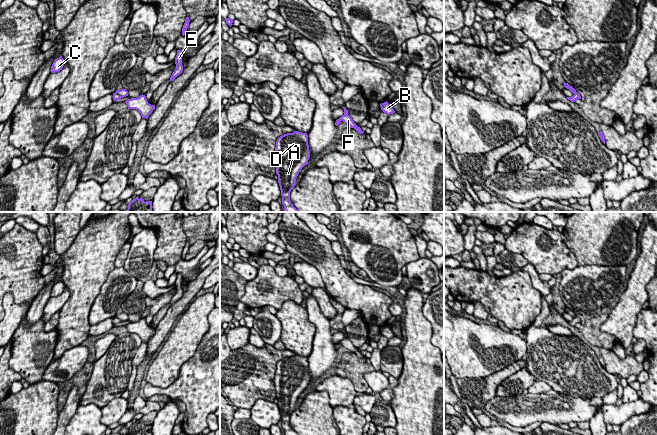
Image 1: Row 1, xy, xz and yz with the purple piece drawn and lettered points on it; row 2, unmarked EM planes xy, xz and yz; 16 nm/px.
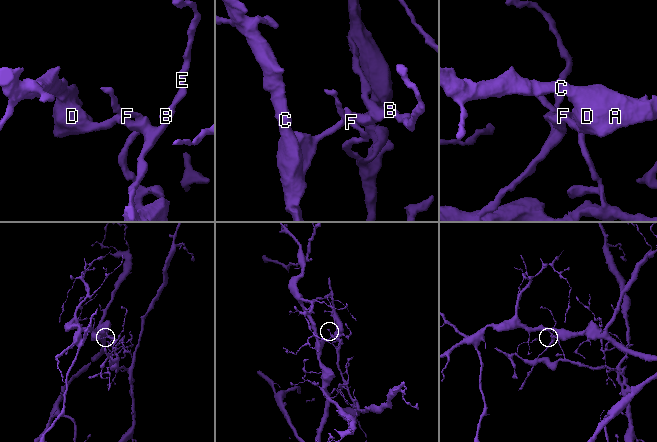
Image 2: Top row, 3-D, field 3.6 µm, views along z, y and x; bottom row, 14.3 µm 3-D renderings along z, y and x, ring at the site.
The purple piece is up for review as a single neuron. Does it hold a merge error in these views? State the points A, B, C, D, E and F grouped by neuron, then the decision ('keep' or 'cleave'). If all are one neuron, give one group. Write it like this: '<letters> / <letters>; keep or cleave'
A B C D E / F; cleave

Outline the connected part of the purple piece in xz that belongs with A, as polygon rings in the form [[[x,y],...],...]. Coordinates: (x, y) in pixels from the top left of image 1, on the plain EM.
[[[294,355],[280,360],[276,365],[275,377],[273,379],[278,399],[278,407],[281,414],[282,428],[284,435],[298,435],[290,425],[290,416],[296,409],[296,402],[300,394],[308,388],[310,375],[307,357]]]

